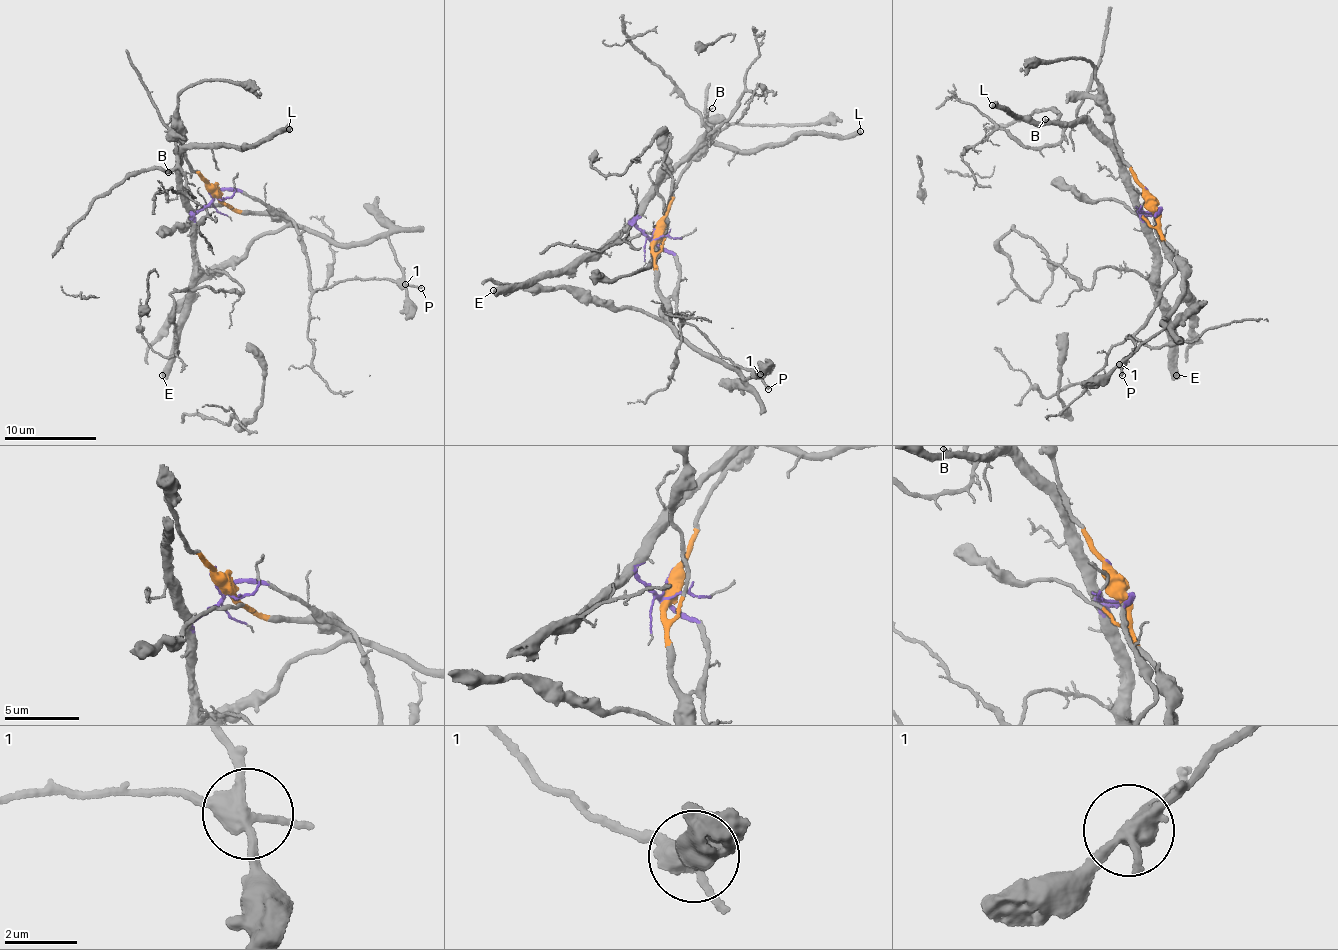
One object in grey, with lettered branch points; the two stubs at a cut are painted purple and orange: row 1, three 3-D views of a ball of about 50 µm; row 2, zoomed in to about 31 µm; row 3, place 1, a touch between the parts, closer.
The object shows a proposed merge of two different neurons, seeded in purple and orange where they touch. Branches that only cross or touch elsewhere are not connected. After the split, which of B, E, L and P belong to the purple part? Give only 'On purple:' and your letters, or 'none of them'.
On purple: B, E, L, P

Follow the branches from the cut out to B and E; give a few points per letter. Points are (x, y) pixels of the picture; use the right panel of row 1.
B: (1150, 203), (1154, 212), (1141, 212), (1122, 169), (1120, 152), (1112, 142), (1083, 122), (1067, 126), (1045, 118)
E: (1150, 203), (1154, 212), (1146, 215), (1146, 236), (1156, 264), (1156, 303), (1168, 337), (1169, 361), (1176, 376)

